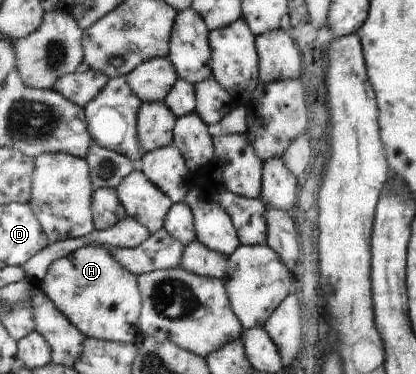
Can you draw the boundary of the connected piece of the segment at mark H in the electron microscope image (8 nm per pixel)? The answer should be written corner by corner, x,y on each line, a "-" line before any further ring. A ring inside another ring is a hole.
83,246
52,262
43,281
42,291
86,338
118,343
140,338
141,305
144,300
136,285
136,274
127,270
108,250

